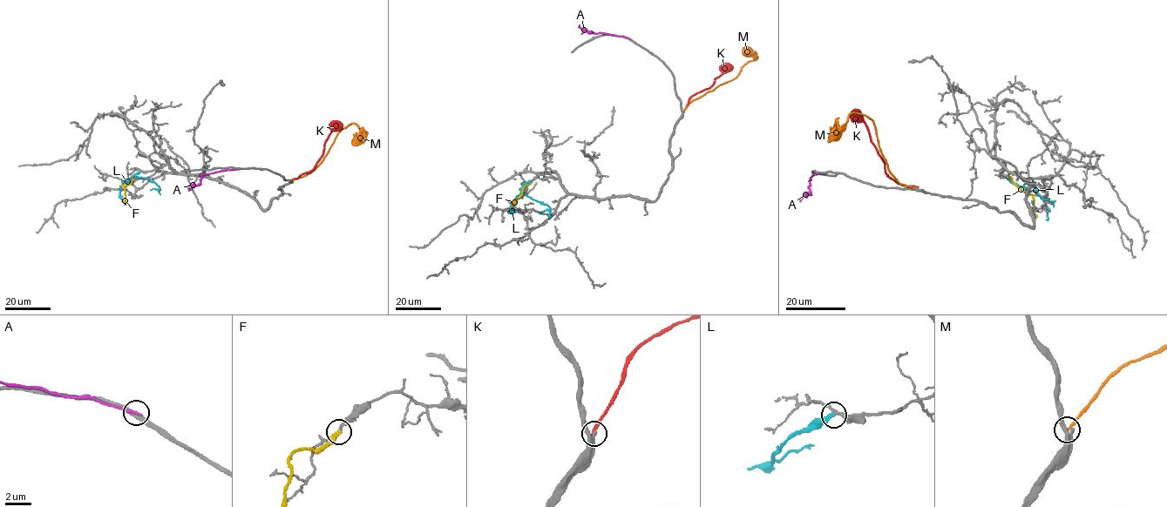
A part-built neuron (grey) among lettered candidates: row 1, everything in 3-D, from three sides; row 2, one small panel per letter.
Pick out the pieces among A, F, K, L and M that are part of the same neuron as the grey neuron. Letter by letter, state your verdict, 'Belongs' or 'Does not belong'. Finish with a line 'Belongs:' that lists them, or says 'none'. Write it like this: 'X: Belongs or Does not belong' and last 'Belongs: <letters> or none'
A: Does not belong
F: Does not belong
K: Does not belong
L: Does not belong
M: Does not belong
Belongs: none

